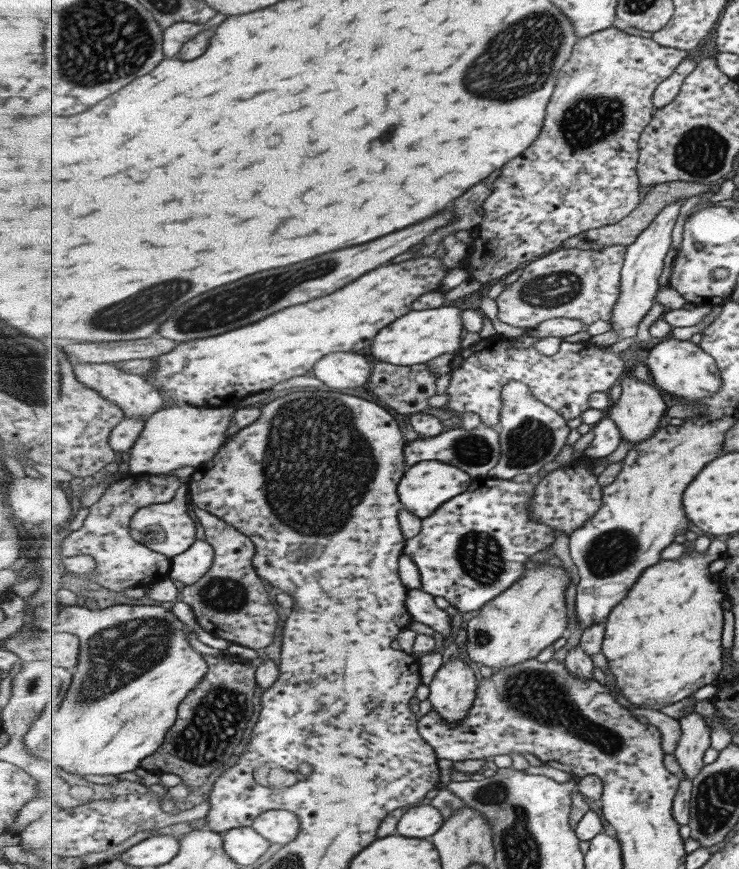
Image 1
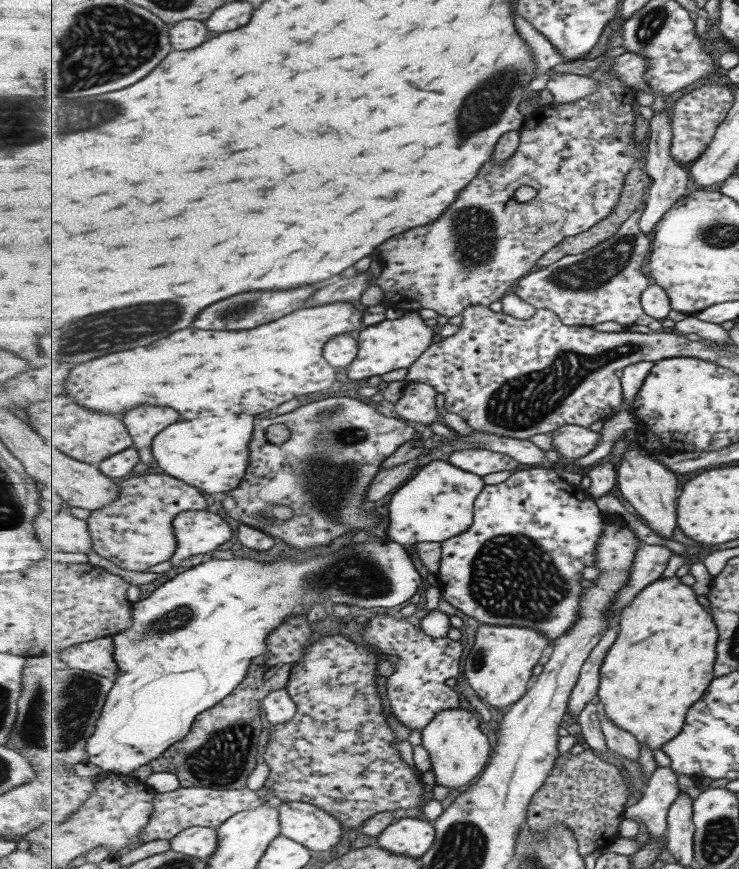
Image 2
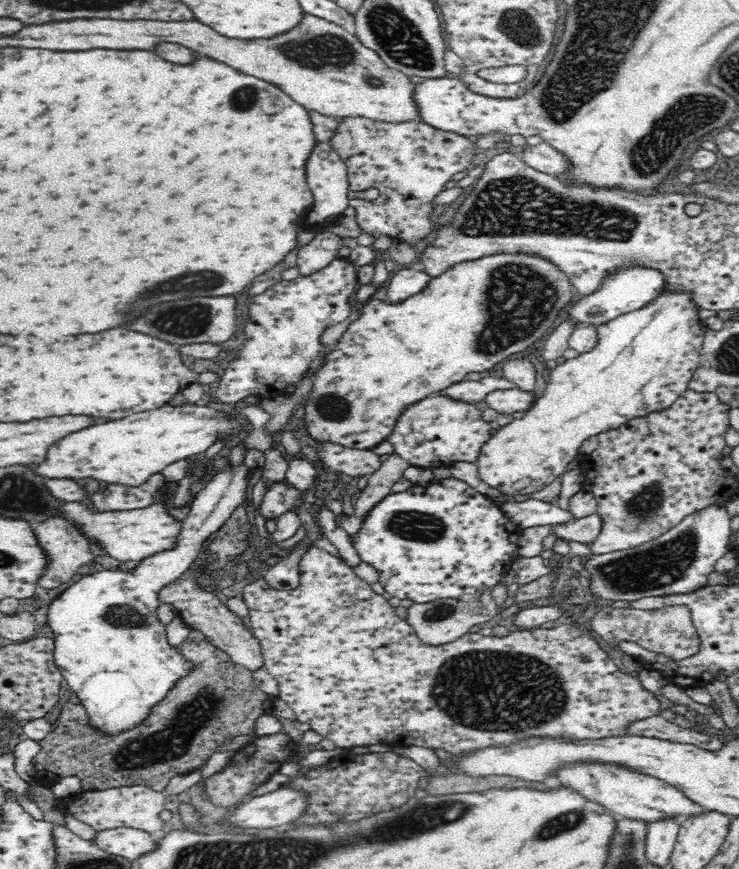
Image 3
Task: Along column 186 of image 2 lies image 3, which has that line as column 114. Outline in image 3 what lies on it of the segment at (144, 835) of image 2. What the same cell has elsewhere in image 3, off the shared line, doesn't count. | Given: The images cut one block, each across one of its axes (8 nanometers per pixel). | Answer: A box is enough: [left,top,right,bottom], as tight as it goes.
[55,766,204,836]

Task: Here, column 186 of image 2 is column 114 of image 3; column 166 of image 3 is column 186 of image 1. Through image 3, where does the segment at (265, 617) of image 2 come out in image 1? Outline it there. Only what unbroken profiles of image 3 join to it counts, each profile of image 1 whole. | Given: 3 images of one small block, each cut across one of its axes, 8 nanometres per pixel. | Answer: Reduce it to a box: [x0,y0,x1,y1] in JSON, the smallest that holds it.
[21,540,215,776]

